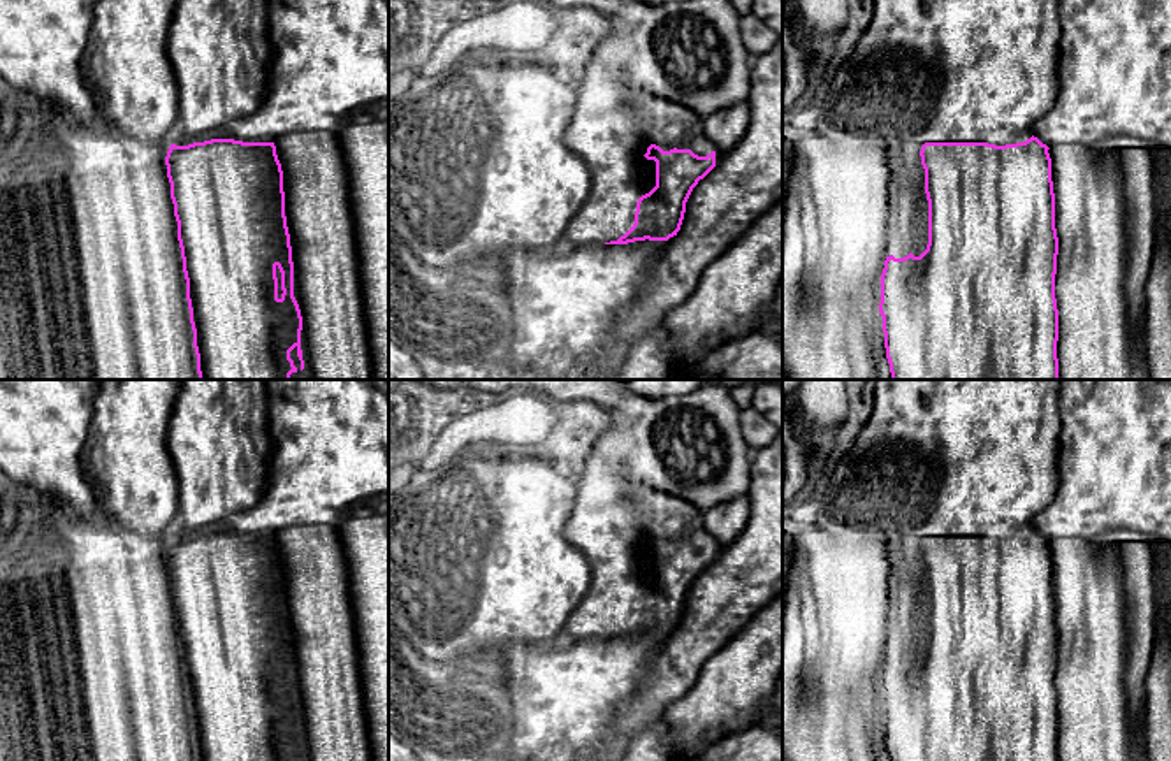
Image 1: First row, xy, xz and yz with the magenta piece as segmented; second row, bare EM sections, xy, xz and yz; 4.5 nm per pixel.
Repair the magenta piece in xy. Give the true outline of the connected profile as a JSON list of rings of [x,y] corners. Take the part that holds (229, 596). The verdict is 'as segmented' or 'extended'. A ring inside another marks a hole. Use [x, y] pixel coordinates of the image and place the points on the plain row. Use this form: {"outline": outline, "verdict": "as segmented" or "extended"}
{"outline": [[[181,380],[172,406],[172,417],[167,429],[167,448],[172,457],[174,473],[178,476],[178,517],[172,538],[165,550],[167,571],[171,576],[171,592],[178,615],[178,634],[183,652],[183,666],[186,673],[186,694],[190,703],[190,717],[193,724],[193,742],[197,761],[295,761],[290,745],[295,742],[304,761],[301,743],[302,710],[294,691],[294,656],[290,627],[285,610],[283,564],[276,548],[274,536],[243,536],[234,533],[213,533],[211,529],[230,515],[257,504],[267,487],[269,460],[274,452],[274,439],[267,429],[267,380]]], "verdict": "extended"}

